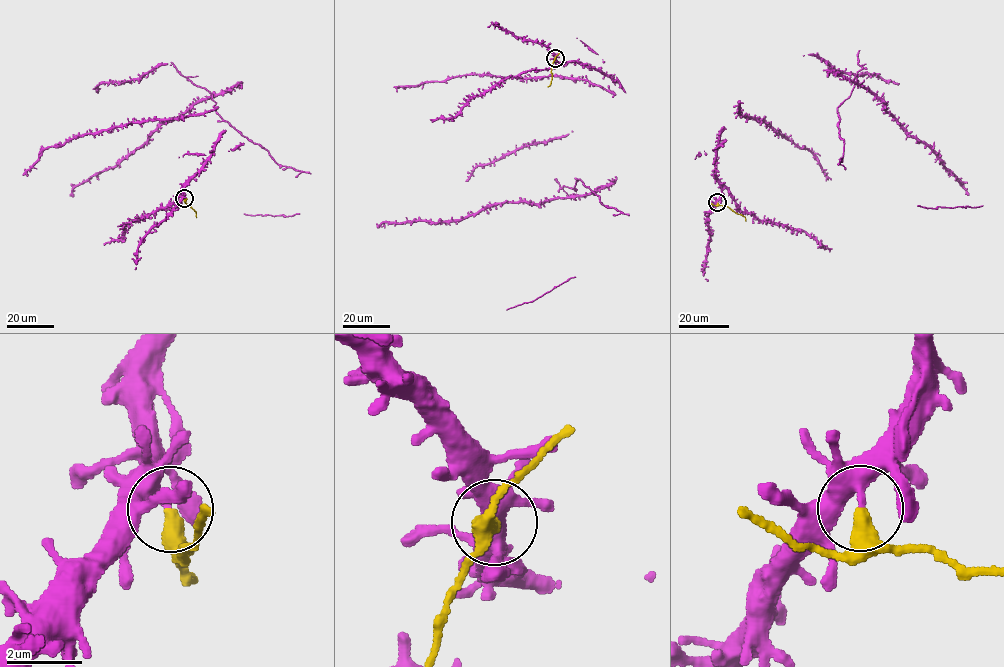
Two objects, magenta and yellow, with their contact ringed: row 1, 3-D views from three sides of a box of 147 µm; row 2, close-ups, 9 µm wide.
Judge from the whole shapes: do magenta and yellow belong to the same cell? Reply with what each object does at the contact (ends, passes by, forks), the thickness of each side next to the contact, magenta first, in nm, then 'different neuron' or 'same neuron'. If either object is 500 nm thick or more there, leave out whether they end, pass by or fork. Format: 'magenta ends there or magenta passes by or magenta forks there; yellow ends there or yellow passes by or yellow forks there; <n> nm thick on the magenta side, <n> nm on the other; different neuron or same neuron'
magenta ends there; yellow ends there; 260 nm thick on the magenta side, 440 nm on the other; different neuron

